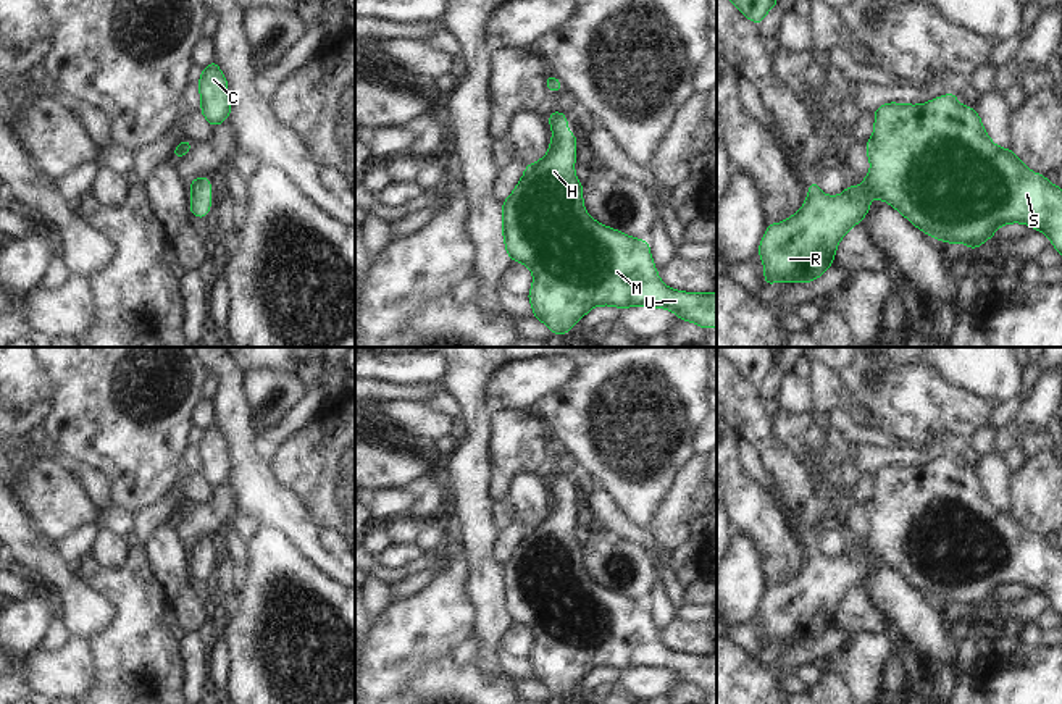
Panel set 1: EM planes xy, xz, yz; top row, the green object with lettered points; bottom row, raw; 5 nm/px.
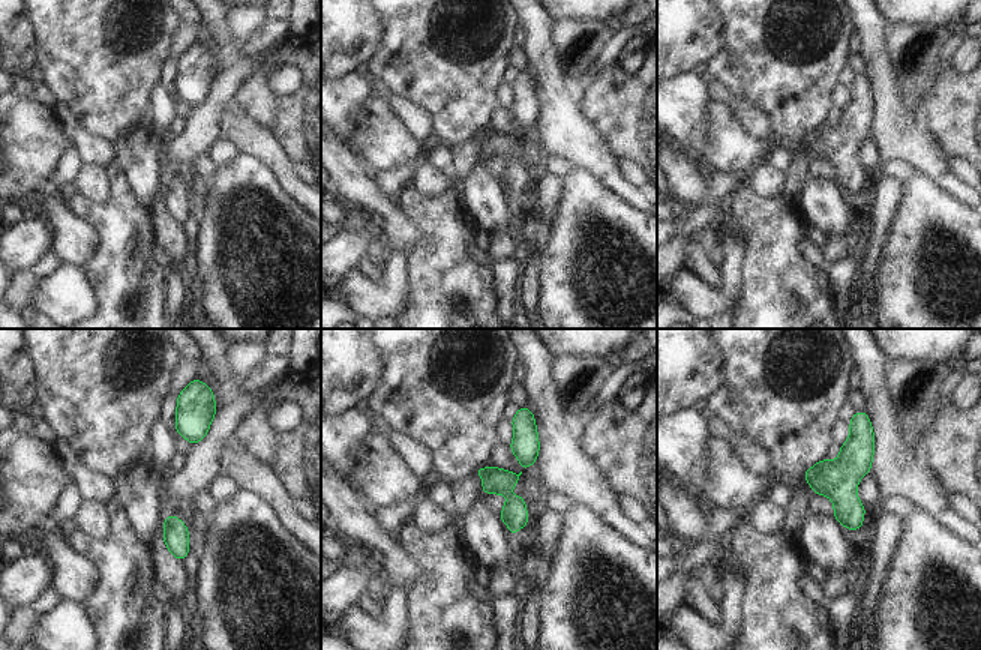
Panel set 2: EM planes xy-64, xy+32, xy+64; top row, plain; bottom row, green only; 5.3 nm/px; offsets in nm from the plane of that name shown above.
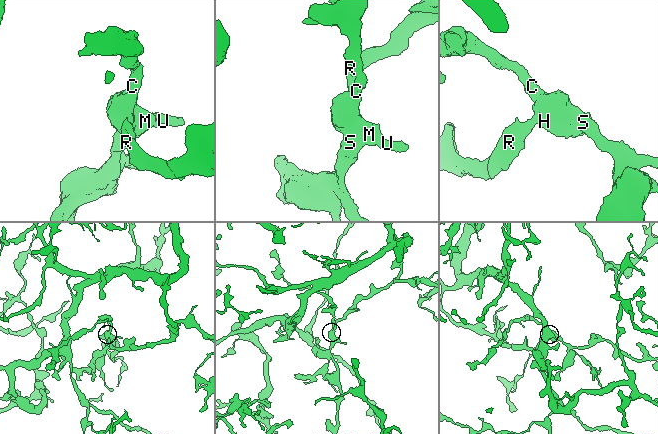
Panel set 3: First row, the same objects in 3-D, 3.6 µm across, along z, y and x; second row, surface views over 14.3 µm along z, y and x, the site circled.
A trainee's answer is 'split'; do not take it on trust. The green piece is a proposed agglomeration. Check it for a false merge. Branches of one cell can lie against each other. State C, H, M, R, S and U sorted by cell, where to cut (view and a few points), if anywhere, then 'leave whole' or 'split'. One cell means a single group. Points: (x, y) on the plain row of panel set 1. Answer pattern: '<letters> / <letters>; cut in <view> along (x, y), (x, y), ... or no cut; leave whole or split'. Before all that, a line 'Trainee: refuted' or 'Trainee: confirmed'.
Trainee: refuted
C H M R S U; no cut; leave whole

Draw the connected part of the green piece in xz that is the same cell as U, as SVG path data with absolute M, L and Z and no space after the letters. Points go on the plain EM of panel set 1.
M565 475L547 478L554 497L546 518L525 528L515 552L502 564L502 594L510 622L525 625L534 644L528 662L534 680L546 685L552 696L568 696L570 689L597 667L617 670L647 667L667 670L683 683L700 689L717 689L717 654L679 654L660 643L646 601L629 599L599 586L583 567L583 546L573 530L576 504L567 489Z

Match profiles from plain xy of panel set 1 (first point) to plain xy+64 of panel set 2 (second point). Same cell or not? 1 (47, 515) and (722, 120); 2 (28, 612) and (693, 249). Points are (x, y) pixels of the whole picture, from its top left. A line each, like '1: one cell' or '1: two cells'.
1: one cell
2: two cells

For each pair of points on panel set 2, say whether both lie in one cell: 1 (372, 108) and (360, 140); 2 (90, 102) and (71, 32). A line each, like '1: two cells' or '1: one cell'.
1: one cell
2: one cell

